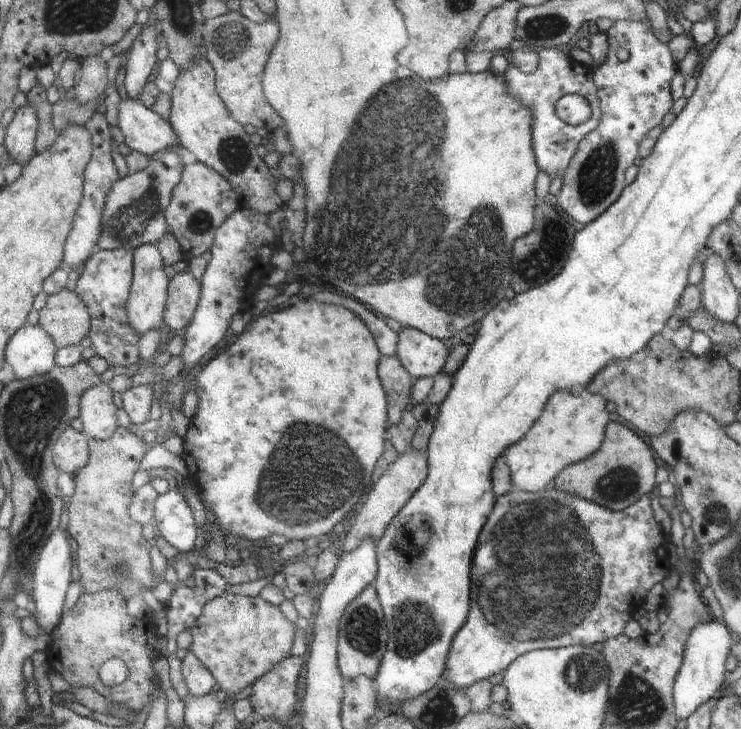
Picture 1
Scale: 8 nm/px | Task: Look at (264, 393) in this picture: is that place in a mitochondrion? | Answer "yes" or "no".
no

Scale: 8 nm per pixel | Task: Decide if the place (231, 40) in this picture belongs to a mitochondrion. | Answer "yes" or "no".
yes

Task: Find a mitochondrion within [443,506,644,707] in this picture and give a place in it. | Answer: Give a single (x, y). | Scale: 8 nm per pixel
(584, 671)

